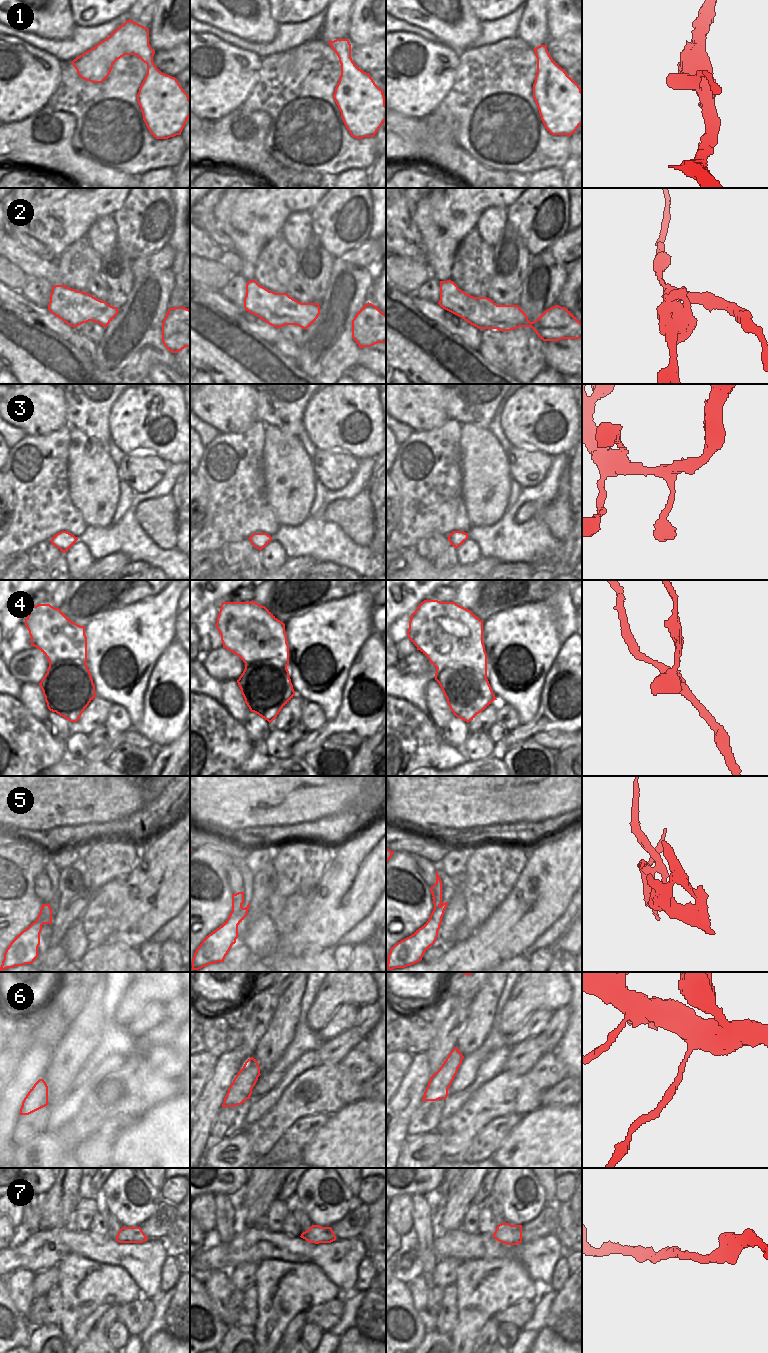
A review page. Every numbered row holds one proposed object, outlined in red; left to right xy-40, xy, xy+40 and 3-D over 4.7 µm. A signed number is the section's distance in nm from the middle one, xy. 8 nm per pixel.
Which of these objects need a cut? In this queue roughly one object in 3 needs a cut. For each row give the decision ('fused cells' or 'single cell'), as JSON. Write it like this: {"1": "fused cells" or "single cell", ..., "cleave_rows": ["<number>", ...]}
{"1": "single cell", "2": "single cell", "3": "single cell", "4": "fused cells", "5": "fused cells", "6": "fused cells", "7": "single cell", "cleave_rows": ["4", "5", "6"]}

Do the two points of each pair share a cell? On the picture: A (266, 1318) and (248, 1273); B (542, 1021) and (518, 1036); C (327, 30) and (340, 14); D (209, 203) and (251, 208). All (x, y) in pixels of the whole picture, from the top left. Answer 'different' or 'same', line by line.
A: different
B: same
C: same
D: different

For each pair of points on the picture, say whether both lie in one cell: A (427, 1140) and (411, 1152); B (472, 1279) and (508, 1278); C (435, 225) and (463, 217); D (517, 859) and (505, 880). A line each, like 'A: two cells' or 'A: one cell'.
A: one cell
B: one cell
C: one cell
D: one cell

